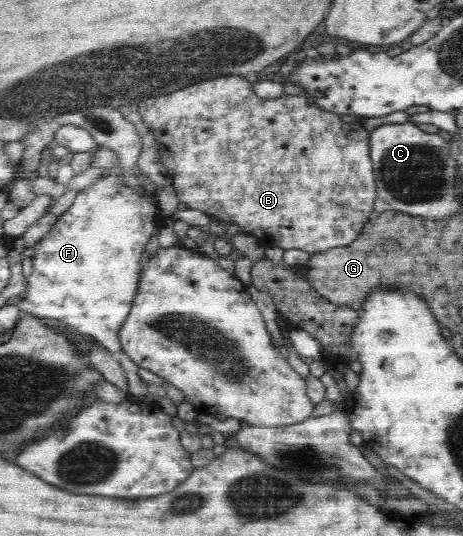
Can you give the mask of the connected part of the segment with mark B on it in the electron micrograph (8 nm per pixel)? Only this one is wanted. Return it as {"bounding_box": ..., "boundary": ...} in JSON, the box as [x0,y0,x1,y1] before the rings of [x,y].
{"bounding_box":[137,76,379,255],"boundary":[[[227,76],[217,80],[205,80],[183,90],[175,90],[165,96],[143,99],[137,103],[139,115],[143,124],[147,125],[149,132],[155,137],[159,151],[164,153],[169,167],[169,179],[173,182],[172,188],[180,202],[188,204],[189,208],[200,210],[213,220],[221,220],[229,225],[241,226],[243,232],[258,238],[271,238],[271,246],[280,246],[283,249],[299,249],[310,255],[325,252],[330,248],[339,248],[351,244],[361,228],[368,224],[369,217],[379,205],[375,198],[376,184],[373,182],[374,168],[369,148],[369,132],[365,128],[351,126],[340,120],[339,115],[319,109],[308,102],[306,96],[283,96],[275,99],[261,99],[252,90],[253,82],[247,82],[241,76]]]}

